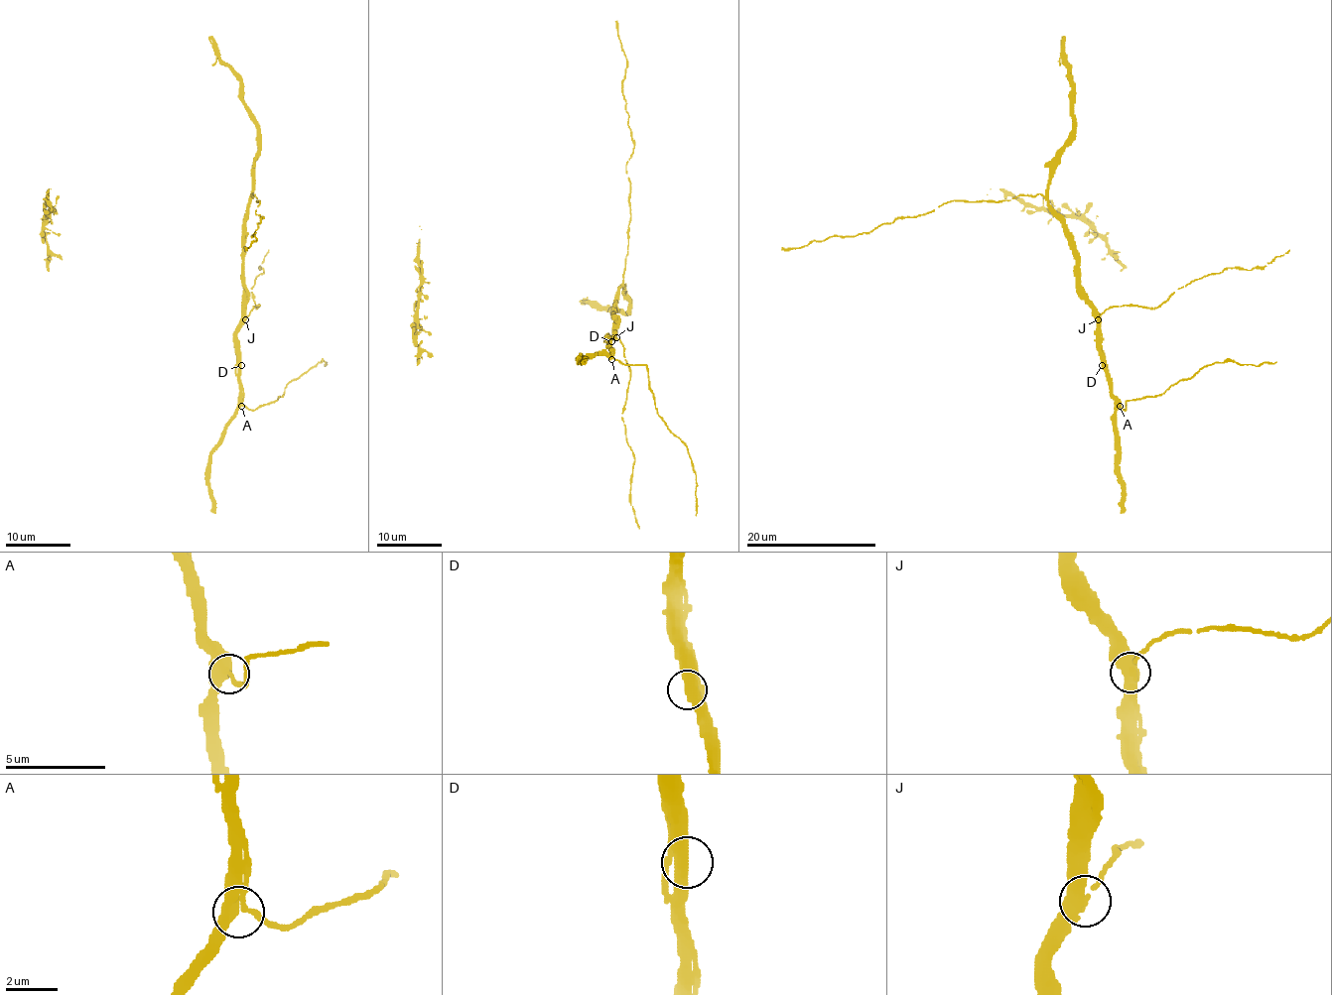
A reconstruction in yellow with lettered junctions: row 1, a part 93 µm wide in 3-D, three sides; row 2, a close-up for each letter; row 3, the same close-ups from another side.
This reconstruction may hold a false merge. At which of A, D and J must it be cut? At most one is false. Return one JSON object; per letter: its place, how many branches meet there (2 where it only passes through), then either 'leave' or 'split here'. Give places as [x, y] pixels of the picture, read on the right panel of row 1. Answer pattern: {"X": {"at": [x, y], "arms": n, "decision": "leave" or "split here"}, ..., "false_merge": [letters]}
{"A": {"at": [1120, 406], "arms": 3, "decision": "leave"}, "D": {"at": [1102, 365], "arms": 3, "decision": "leave"}, "J": {"at": [1098, 319], "arms": 3, "decision": "leave"}, "false_merge": []}

